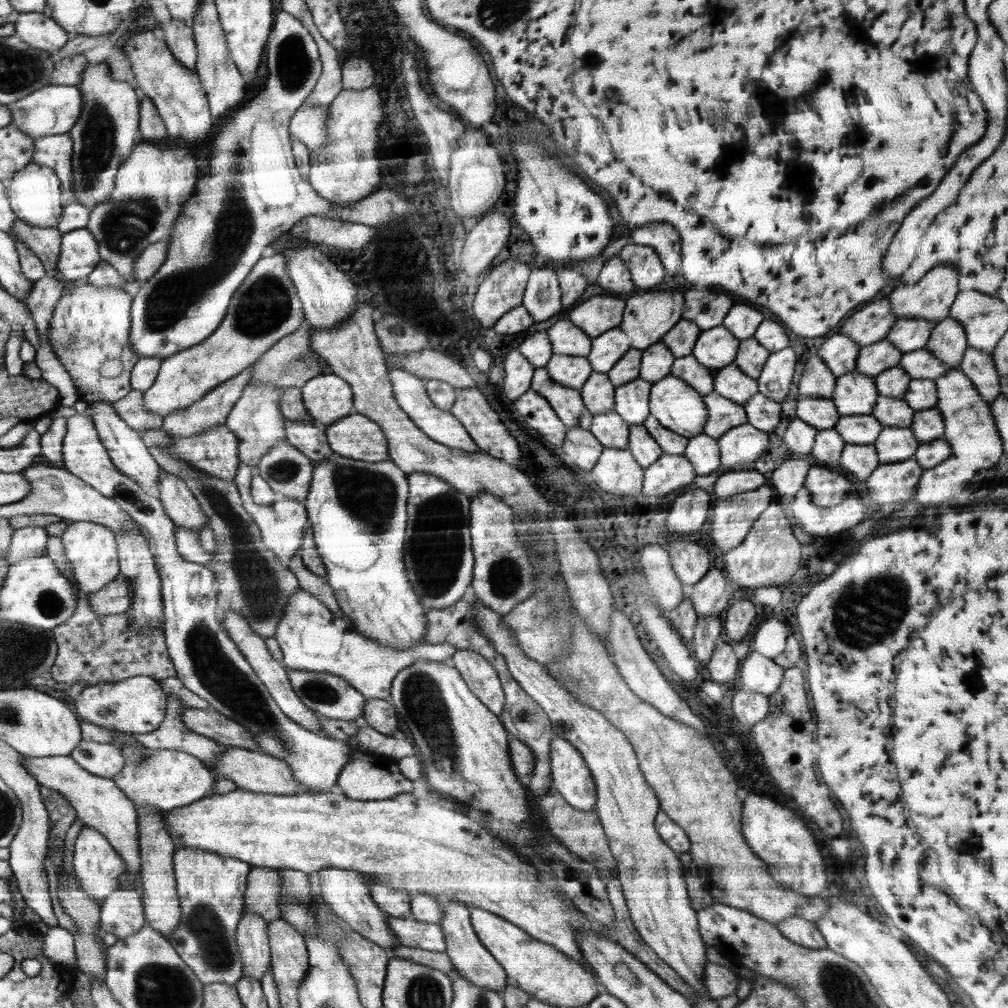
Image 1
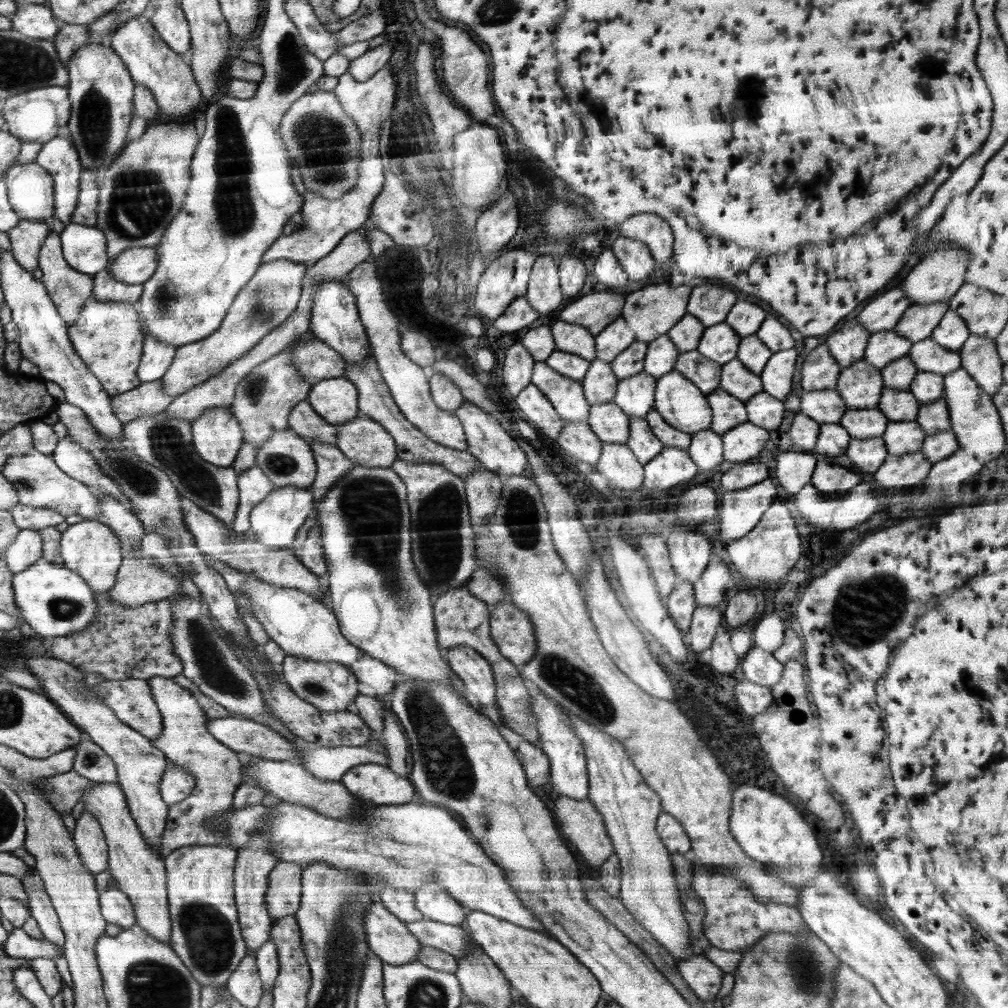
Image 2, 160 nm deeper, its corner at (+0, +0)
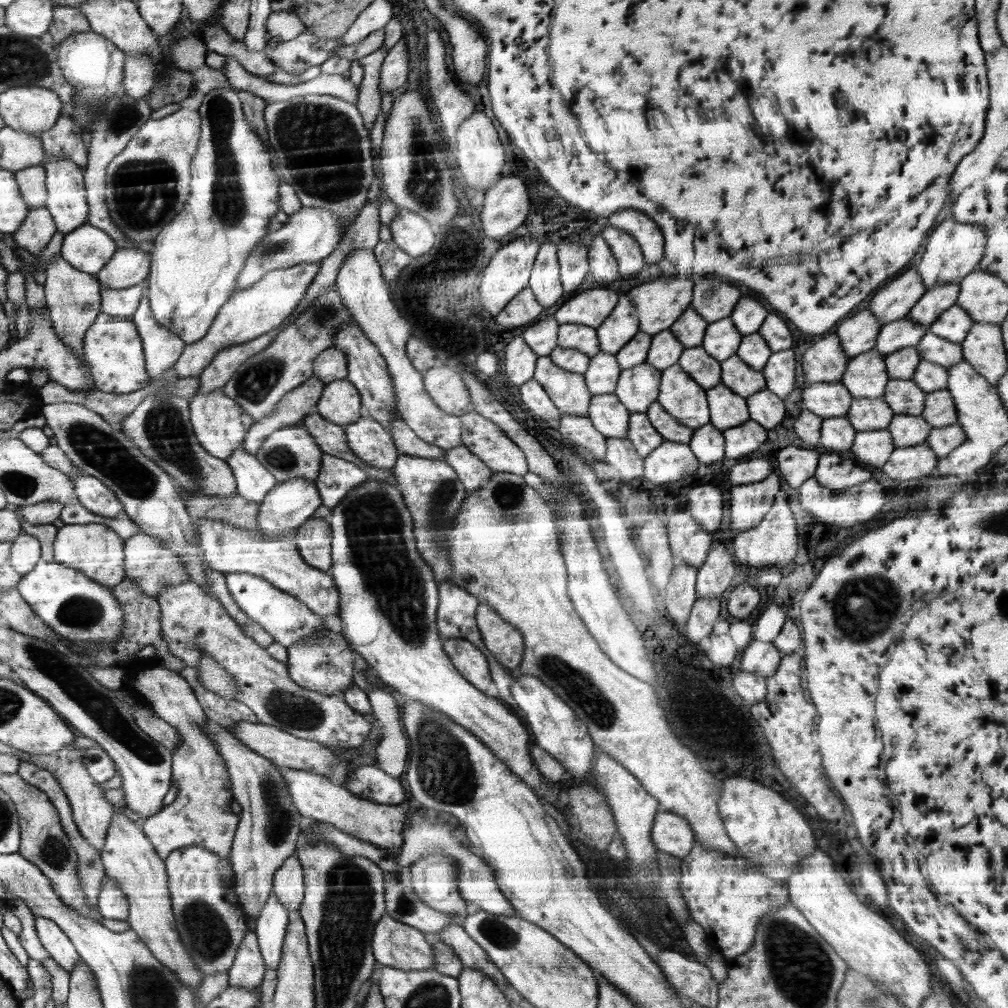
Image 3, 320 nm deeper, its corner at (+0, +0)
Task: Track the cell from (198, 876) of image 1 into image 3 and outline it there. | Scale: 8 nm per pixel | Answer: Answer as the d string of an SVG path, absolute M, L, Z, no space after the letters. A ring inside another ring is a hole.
M190 845L175 849L164 861L170 879L175 923L178 927L179 937L182 939L188 954L191 955L196 966L199 966L204 977L227 972L235 962L235 954L238 952L239 946L245 940L248 932L251 931L247 925L248 918L235 892L235 869L231 865L230 859L202 846Z

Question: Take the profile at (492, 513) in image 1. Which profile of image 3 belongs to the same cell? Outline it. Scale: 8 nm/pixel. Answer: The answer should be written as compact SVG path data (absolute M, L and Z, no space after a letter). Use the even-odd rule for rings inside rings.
M464 444L454 449L445 450L443 460L454 467L460 482L466 487L468 493L482 489L494 476L491 467Z

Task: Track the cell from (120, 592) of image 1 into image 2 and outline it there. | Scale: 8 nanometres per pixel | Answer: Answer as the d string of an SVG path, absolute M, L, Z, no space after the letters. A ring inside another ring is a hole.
M142 551L140 554L130 552L124 559L123 565L119 568L116 584L108 590L108 594L112 602L121 604L126 608L134 608L146 605L148 602L168 599L175 594L179 587L179 578L164 570L164 567L157 565L152 558Z

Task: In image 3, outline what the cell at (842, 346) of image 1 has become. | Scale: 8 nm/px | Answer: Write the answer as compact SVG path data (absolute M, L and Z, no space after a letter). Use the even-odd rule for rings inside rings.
M864 309L846 318L838 326L835 335L850 359L874 349L882 324L870 309Z

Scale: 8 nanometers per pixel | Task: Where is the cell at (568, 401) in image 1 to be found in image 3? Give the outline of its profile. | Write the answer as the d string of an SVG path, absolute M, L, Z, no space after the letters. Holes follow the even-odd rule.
M541 356L537 358L533 379L545 388L548 396L562 414L588 416L593 394L588 390L584 375L561 369L552 362L549 356Z

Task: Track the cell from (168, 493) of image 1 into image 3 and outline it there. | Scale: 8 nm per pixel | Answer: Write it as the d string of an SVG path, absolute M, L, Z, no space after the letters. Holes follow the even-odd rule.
M198 518L195 525L198 530L198 546L206 566L225 574L248 573L262 577L280 590L301 599L316 614L326 618L339 614L339 589L334 579L326 571L312 567L303 558L298 545L292 541L291 534L264 540L258 531L250 532L246 528L219 520Z

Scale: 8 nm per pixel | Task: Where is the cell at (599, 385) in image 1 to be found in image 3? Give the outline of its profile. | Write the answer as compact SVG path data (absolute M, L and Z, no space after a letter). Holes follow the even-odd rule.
M598 352L589 360L589 367L583 375L588 390L596 396L614 393L620 373L616 355Z

